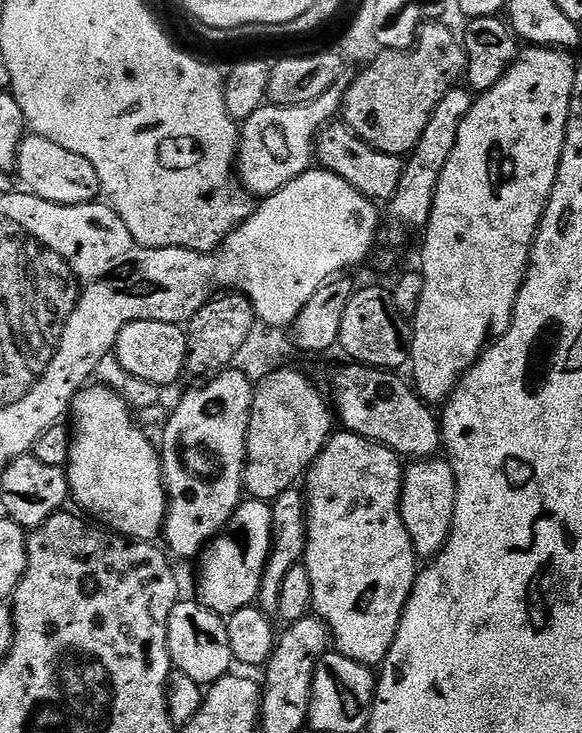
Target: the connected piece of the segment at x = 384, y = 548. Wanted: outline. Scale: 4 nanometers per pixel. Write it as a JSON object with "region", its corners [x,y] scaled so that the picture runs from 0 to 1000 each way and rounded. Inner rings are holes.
{"region":[[[584,587],[558,606],[526,645],[529,742],[519,768],[533,783],[536,829],[550,829],[548,844],[562,851],[576,888],[627,909],[658,907],[667,896],[718,784],[718,760],[687,700],[694,640],[689,623],[668,611]]]}

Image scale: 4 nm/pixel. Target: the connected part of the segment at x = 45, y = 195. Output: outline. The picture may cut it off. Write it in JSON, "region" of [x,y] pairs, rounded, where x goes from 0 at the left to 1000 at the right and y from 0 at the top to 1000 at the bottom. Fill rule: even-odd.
{"region":[[[60,183],[43,184],[36,190],[27,206],[24,240],[46,266],[107,281],[155,278],[174,266],[168,232],[162,232],[141,210],[120,210],[120,205],[107,205],[107,199]]]}

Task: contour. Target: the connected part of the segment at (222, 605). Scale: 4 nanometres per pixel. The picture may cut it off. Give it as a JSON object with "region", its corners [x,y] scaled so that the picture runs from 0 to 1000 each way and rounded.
{"region":[[[421,681],[399,703],[393,729],[380,729],[357,744],[344,769],[342,823],[393,842],[400,835],[442,823],[460,757],[467,754],[467,689],[457,682]]]}

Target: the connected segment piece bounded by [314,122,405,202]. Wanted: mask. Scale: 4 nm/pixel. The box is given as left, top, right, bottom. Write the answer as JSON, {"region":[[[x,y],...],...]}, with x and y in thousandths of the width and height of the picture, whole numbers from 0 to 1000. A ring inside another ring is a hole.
{"region":[[[572,166],[550,176],[540,198],[540,218],[562,235],[581,237],[608,259],[641,276],[665,276],[684,259],[684,248],[694,236],[696,220],[686,213],[672,213],[637,202],[622,188],[615,188],[589,166]],[[655,273],[655,274],[653,274]]]}

